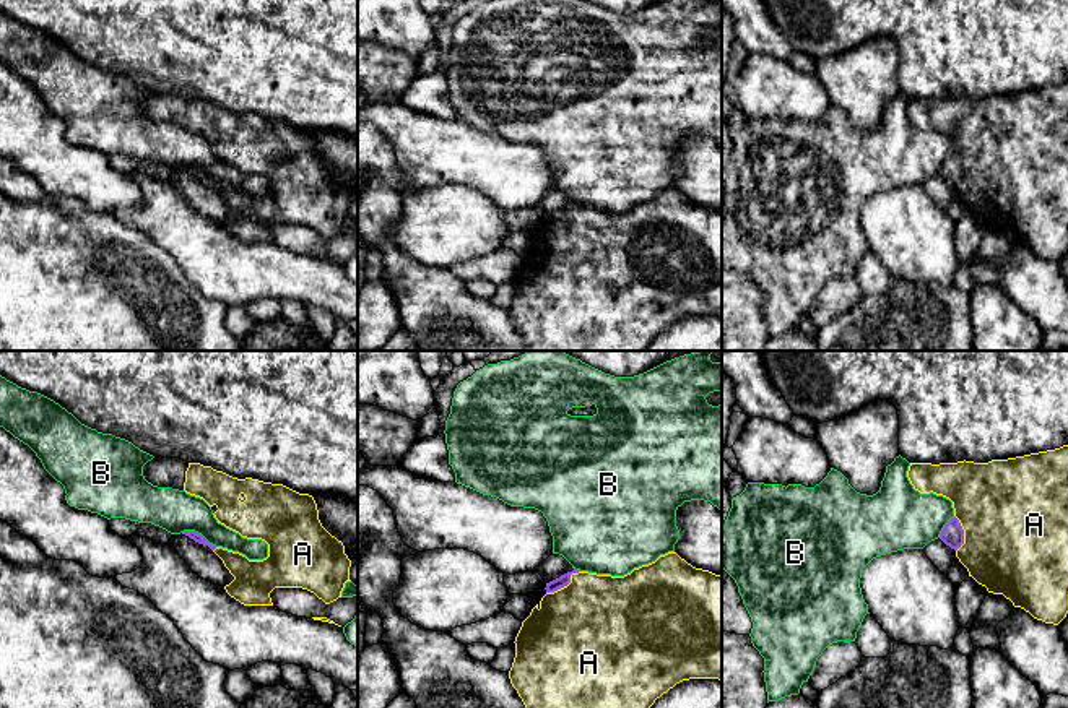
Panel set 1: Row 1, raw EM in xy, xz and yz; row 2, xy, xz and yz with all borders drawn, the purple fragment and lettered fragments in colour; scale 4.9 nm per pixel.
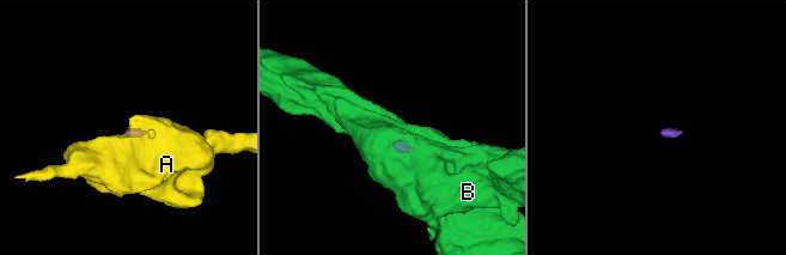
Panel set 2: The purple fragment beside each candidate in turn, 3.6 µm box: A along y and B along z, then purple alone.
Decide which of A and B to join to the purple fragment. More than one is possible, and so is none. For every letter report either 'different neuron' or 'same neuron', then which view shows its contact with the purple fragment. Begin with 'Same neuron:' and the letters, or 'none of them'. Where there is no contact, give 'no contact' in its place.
Same neuron: A
A: same neuron | xz
B: different neuron | xy

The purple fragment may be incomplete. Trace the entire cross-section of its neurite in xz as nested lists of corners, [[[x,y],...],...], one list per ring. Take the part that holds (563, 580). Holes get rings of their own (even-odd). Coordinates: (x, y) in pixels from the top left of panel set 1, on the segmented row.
[[[668,552],[649,565],[634,568],[624,576],[597,575],[574,568],[546,583],[545,589],[546,594],[522,622],[515,637],[515,658],[509,671],[510,684],[517,690],[525,708],[650,708],[657,698],[683,680],[722,680],[722,575],[696,568],[676,552]]]

